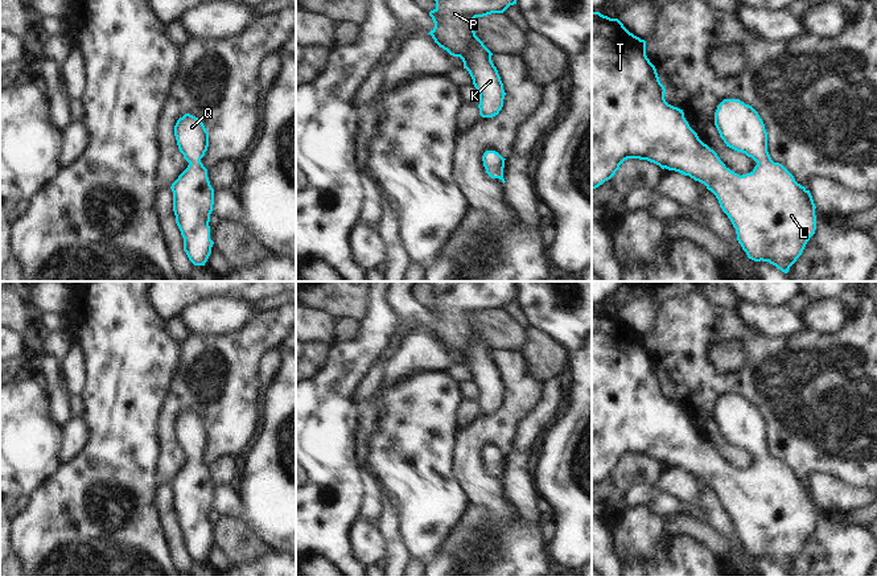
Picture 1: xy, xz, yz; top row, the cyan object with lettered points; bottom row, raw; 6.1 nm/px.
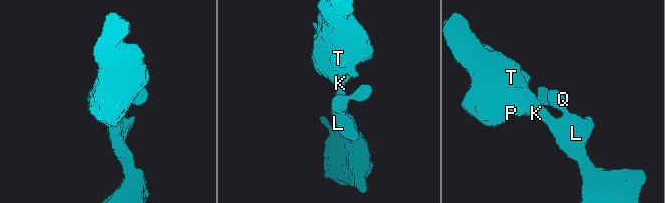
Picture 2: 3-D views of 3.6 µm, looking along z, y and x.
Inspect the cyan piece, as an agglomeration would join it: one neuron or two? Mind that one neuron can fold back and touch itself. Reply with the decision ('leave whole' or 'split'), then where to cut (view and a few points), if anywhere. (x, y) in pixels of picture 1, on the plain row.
leave whole; no cut

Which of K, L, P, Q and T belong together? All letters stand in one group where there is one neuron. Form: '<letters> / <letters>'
K L P Q T

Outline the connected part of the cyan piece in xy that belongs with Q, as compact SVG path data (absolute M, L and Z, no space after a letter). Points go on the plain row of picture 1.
M185 410L174 421L174 432L180 448L189 458L188 464L172 480L173 487L173 507L176 519L184 534L184 547L194 561L205 561L207 558L214 538L210 535L210 510L214 501L214 485L207 473L207 465L201 458L209 443L209 428L201 415Z

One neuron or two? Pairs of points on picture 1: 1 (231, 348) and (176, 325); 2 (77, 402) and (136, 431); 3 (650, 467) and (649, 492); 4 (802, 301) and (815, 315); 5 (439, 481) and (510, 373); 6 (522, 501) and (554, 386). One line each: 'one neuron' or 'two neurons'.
1: two neurons
2: two neurons
3: two neurons
4: two neurons
5: two neurons
6: one neuron

